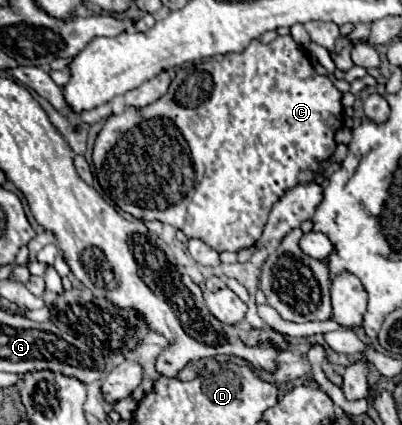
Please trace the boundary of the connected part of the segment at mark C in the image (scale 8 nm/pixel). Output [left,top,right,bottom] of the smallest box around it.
[92,36,342,252]

